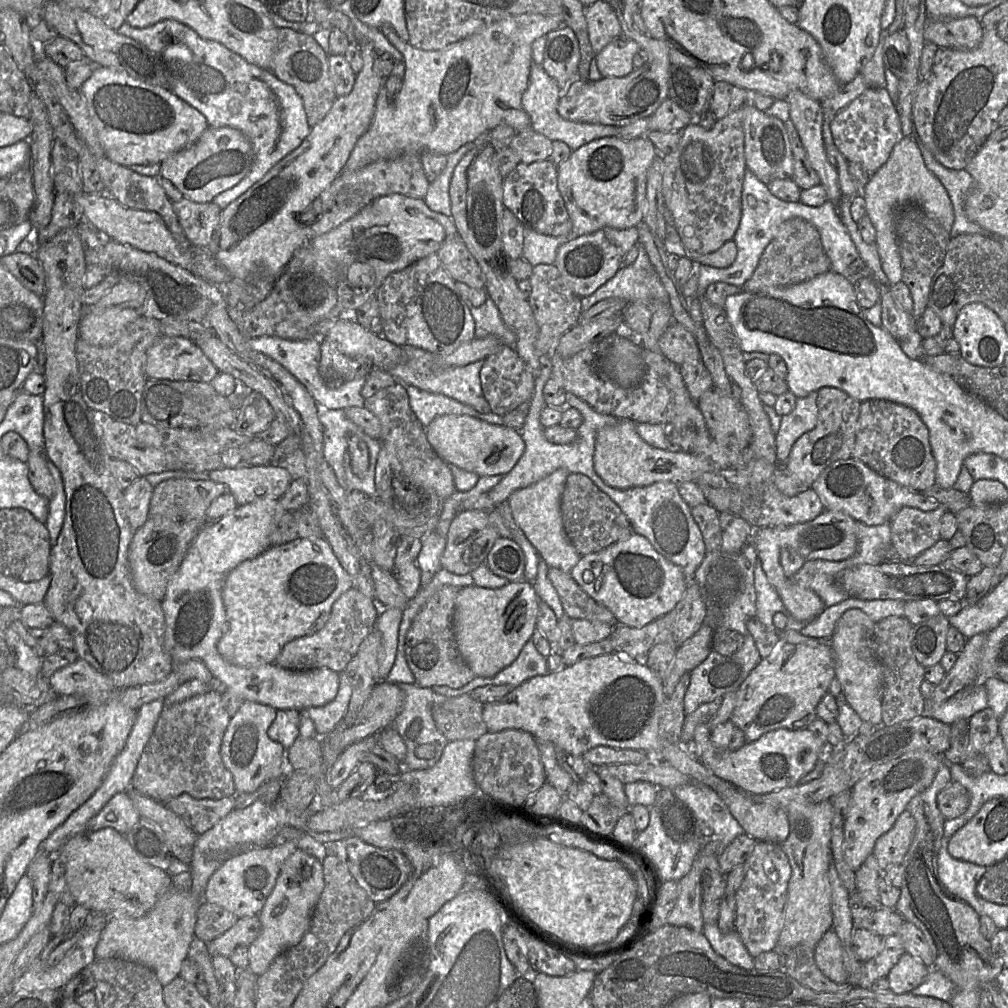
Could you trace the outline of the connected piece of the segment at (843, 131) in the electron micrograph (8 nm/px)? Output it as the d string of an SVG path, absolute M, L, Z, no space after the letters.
M868 88L830 121L834 144L850 162L858 162L873 174L888 160L893 147L904 137L896 107L885 88Z

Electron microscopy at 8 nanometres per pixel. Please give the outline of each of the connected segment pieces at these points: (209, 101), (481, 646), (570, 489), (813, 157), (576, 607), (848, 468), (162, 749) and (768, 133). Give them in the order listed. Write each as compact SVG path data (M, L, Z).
M173 19L161 20L146 28L136 28L124 22L117 32L138 41L150 51L161 54L169 70L168 89L199 110L206 117L209 127L227 126L238 129L250 141L254 154L253 165L239 183L214 197L212 202L221 209L246 192L309 135L312 127L308 124L301 97L291 85L279 80L271 70L248 63L224 45L201 38L191 28Z
M526 580L510 581L507 585L496 589L479 587L474 584L460 589L453 614L453 633L460 655L475 676L494 676L517 658L536 628L538 602L533 584Z
M580 473L569 474L560 501L564 532L580 556L597 553L633 533L620 508L592 480Z
M799 90L792 91L785 99L789 105L790 119L798 131L809 162L819 175L828 200L837 207L842 193L837 174L825 153L822 133L824 116L820 102Z
M548 567L547 576L554 586L568 618L598 621L612 627L617 625L613 614L588 596L569 572Z
M854 457L830 464L822 471L809 489L816 492L825 510L842 511L856 522L868 526L891 521L892 517L903 507L932 511L941 506L934 498L926 497L921 492L897 484Z
M210 690L180 703L166 705L159 715L131 780L131 788L161 803L187 793L196 799L221 799L237 794L230 771L221 758L221 743L230 716L222 706L221 693Z
M750 101L744 106L744 156L746 168L765 185L776 179L792 179L793 157L785 123L758 110Z

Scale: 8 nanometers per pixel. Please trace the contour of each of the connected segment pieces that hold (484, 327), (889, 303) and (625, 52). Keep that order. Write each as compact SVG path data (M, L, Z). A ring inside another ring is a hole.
M490 298L479 307L470 306L470 310L475 322L476 338L494 336L504 346L514 347L516 335L506 326L497 305Z
M880 288L882 302L882 328L884 328L897 341L904 340L915 330L915 318L911 313L902 310L894 302L890 289Z
M621 35L595 55L600 74L603 78L627 76L633 71L633 57L639 51L635 41Z

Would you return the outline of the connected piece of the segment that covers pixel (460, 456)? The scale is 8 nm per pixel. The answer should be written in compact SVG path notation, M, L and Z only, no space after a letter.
M447 414L435 418L425 433L433 450L448 464L479 476L506 475L525 451L521 432L505 425L491 424L470 415Z

